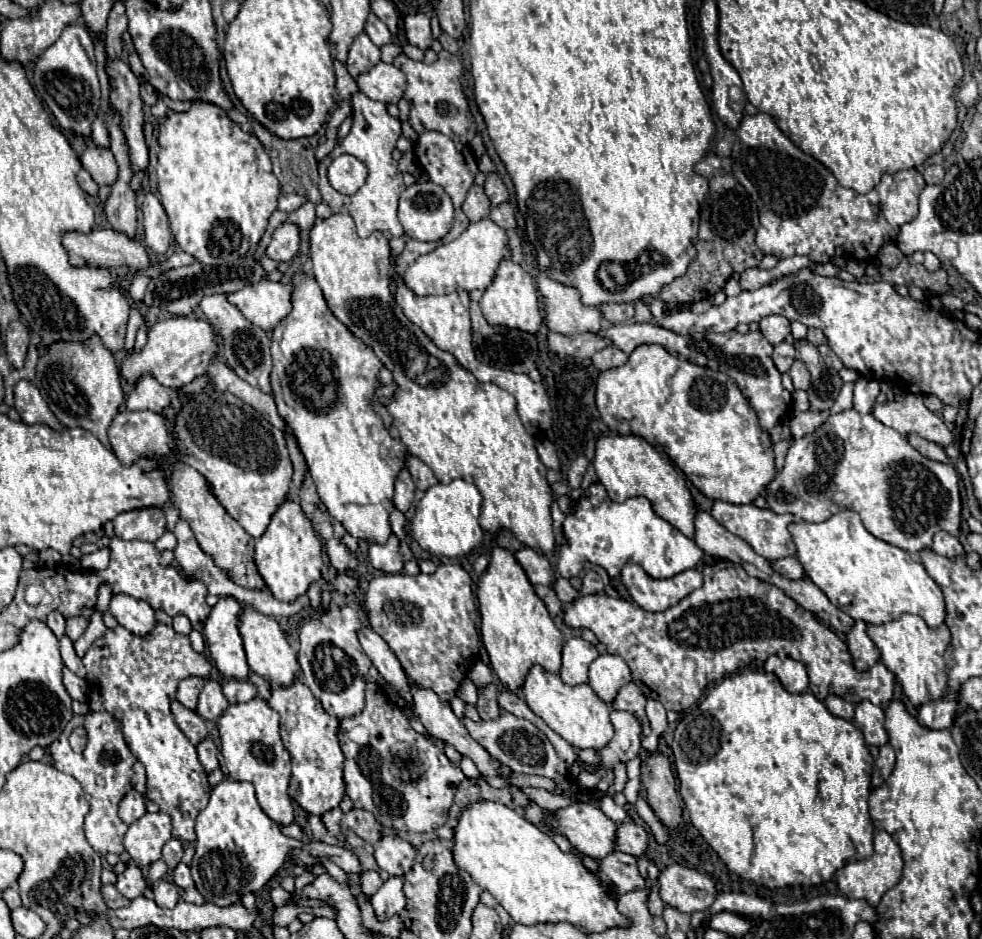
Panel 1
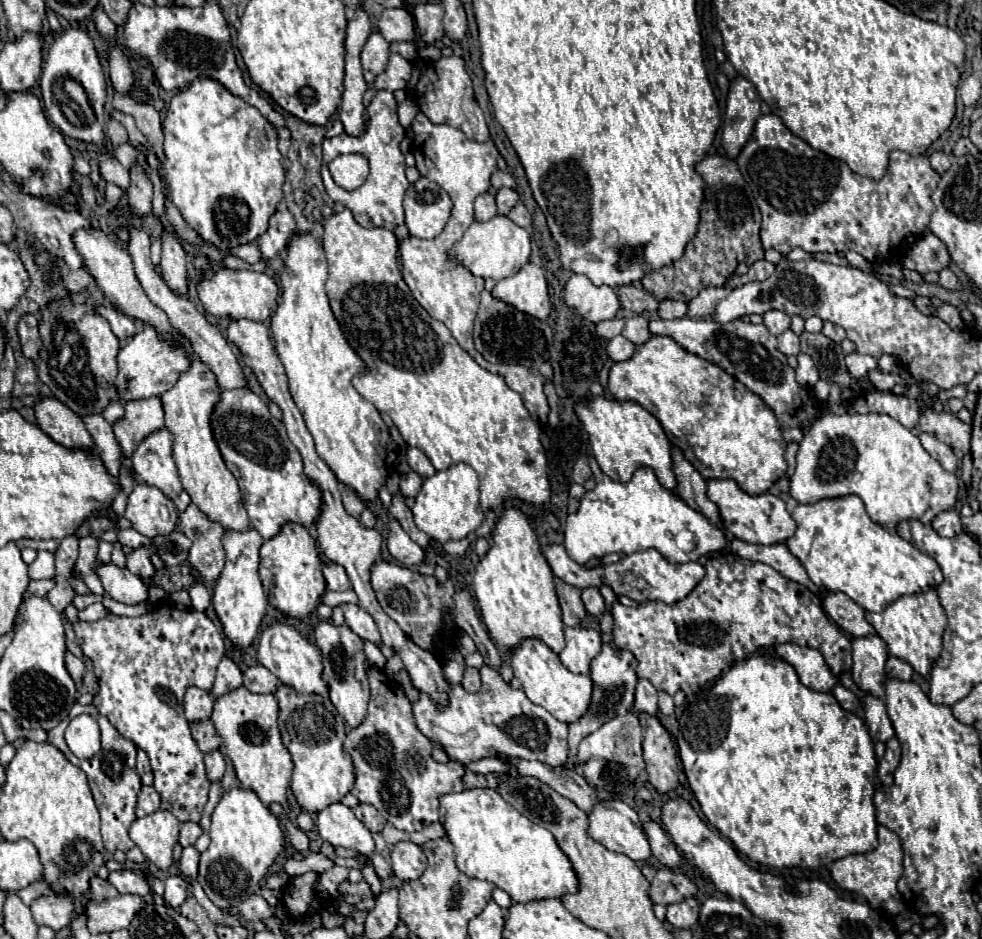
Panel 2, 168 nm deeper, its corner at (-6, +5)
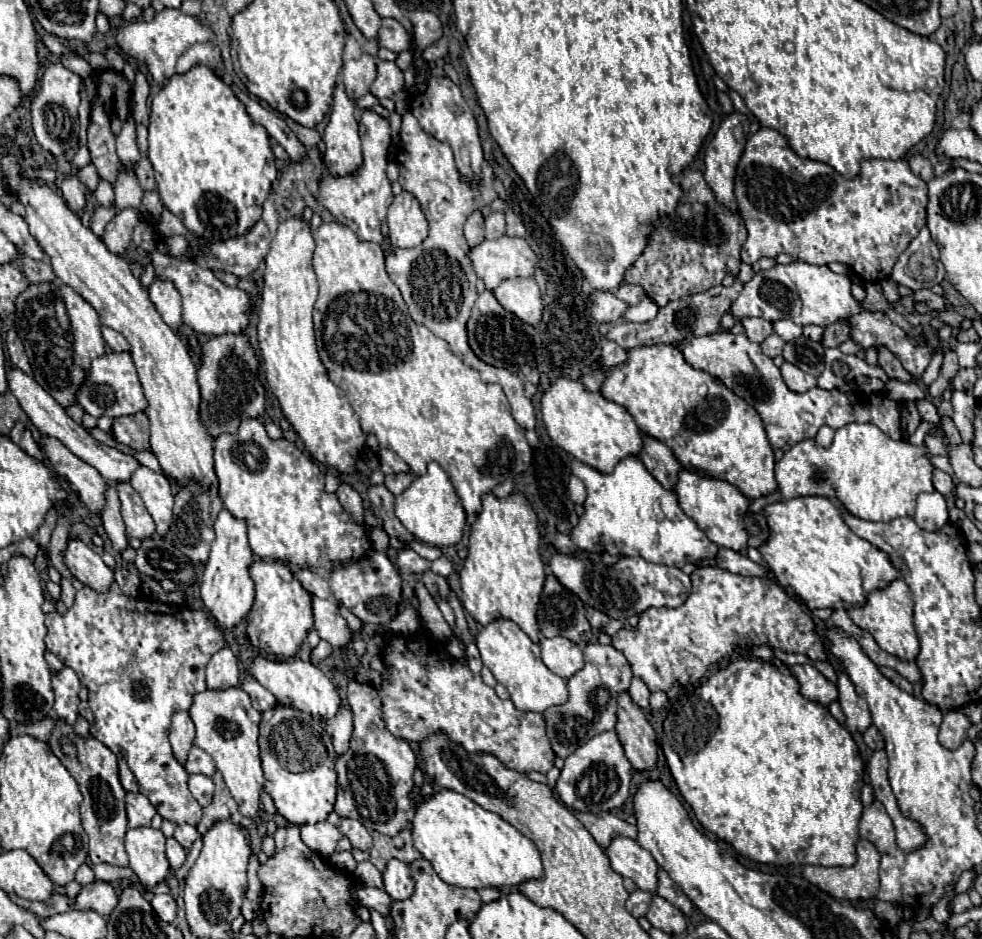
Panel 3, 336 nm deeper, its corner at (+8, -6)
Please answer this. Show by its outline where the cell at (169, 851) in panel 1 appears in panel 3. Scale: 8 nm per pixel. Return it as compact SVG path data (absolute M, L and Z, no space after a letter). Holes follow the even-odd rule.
M184 824L184 826L178 826L176 832L174 832L174 838L188 850L192 846L192 842L198 838L198 830L196 826L190 826L190 824Z

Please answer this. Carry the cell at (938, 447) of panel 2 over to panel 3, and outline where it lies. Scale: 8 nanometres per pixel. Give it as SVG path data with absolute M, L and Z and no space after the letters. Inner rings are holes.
M934 470L934 488L936 488L940 494L948 496L948 494L952 494L952 490L954 490L954 478L952 478L950 474L942 472L942 470Z

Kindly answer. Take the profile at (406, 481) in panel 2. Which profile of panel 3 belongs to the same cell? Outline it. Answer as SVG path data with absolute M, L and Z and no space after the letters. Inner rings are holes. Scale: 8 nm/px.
M412 472L390 474L390 476L386 476L384 484L386 484L386 488L388 488L394 496L398 496L398 494L402 494L402 492L412 484L412 480L414 480L414 478L416 478L416 474L412 474Z

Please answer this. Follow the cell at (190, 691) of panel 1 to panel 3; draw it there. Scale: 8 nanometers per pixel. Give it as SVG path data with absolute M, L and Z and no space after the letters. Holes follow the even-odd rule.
M176 712L172 716L170 744L172 744L172 754L180 764L186 762L188 750L192 748L192 740L194 740L194 724L192 724L188 712Z

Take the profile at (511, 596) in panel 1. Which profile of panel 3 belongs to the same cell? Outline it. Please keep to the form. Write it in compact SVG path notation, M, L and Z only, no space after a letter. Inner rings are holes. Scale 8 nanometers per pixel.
M492 492L482 496L482 510L476 522L470 528L470 544L468 544L468 558L460 572L462 582L462 604L472 614L478 624L488 624L494 618L502 616L516 622L534 642L540 640L540 628L536 622L536 606L540 600L540 592L544 586L544 562L540 556L540 530L538 530L538 516L528 504L524 494L510 494L506 498L496 498Z

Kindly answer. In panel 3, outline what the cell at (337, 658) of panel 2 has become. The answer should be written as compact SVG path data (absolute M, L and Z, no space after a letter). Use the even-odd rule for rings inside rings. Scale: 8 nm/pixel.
M346 698L342 700L342 706L340 706L338 714L326 722L326 732L332 738L334 752L338 756L342 752L346 752L346 748L350 744L350 734L352 734L352 712L350 712L350 706L348 706Z

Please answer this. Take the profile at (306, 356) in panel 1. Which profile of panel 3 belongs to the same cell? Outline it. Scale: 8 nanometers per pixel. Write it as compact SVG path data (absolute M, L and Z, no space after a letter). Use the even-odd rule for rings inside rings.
M304 218L280 222L264 260L262 304L256 312L260 356L266 368L266 382L274 396L278 396L286 420L294 426L310 456L340 472L354 472L354 462L364 450L366 434L360 430L358 416L346 394L330 382L316 352L312 328L312 310L318 296L318 282L312 268L314 246L310 224Z

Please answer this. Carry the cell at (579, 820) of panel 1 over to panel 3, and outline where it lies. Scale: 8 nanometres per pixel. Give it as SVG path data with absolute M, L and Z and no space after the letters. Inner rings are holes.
M614 838L612 844L606 850L612 868L636 882L640 890L656 892L658 886L658 864L654 856L644 850L636 840L632 838Z

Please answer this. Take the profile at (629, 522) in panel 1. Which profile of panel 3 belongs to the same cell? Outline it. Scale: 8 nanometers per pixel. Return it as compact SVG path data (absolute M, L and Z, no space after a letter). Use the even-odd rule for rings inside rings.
M638 456L622 458L612 474L572 460L572 474L584 482L588 498L584 502L584 516L572 534L556 534L554 546L562 554L574 554L576 550L610 552L614 556L642 556L648 562L678 568L716 556L718 546L680 510L676 494L652 476Z

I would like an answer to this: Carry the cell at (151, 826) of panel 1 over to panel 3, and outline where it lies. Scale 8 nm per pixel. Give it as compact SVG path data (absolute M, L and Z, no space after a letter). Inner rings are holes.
M150 826L126 832L126 852L130 868L146 888L164 882L172 872L164 852L164 840L164 834Z

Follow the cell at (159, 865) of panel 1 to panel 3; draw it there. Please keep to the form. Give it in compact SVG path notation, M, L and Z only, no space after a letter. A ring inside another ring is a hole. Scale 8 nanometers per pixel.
M82 864L80 868L78 868L78 872L76 872L76 878L74 878L78 884L90 884L90 882L94 882L96 878L94 878L94 872L92 872L92 868L88 866L88 864Z

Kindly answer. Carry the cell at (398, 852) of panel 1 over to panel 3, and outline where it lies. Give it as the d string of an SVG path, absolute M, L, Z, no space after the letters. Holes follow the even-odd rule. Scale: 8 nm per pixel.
M390 860L384 870L384 888L392 900L408 900L414 894L414 878L408 864Z

